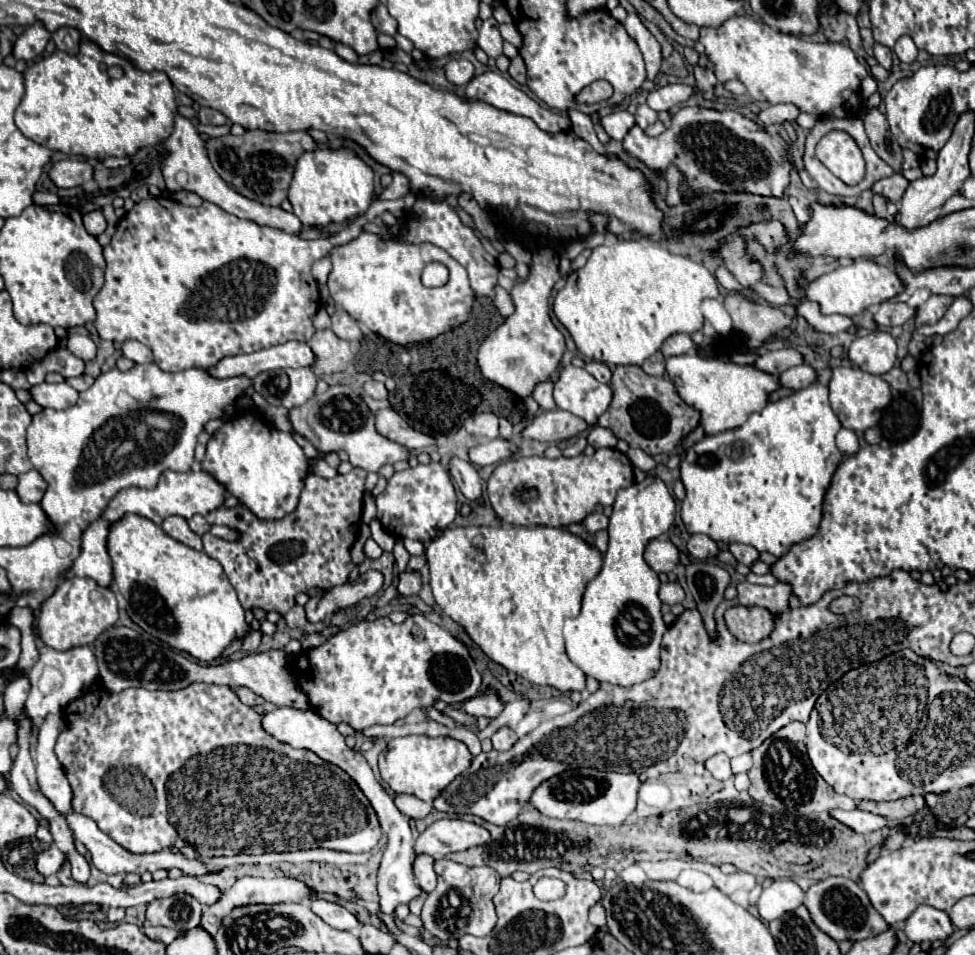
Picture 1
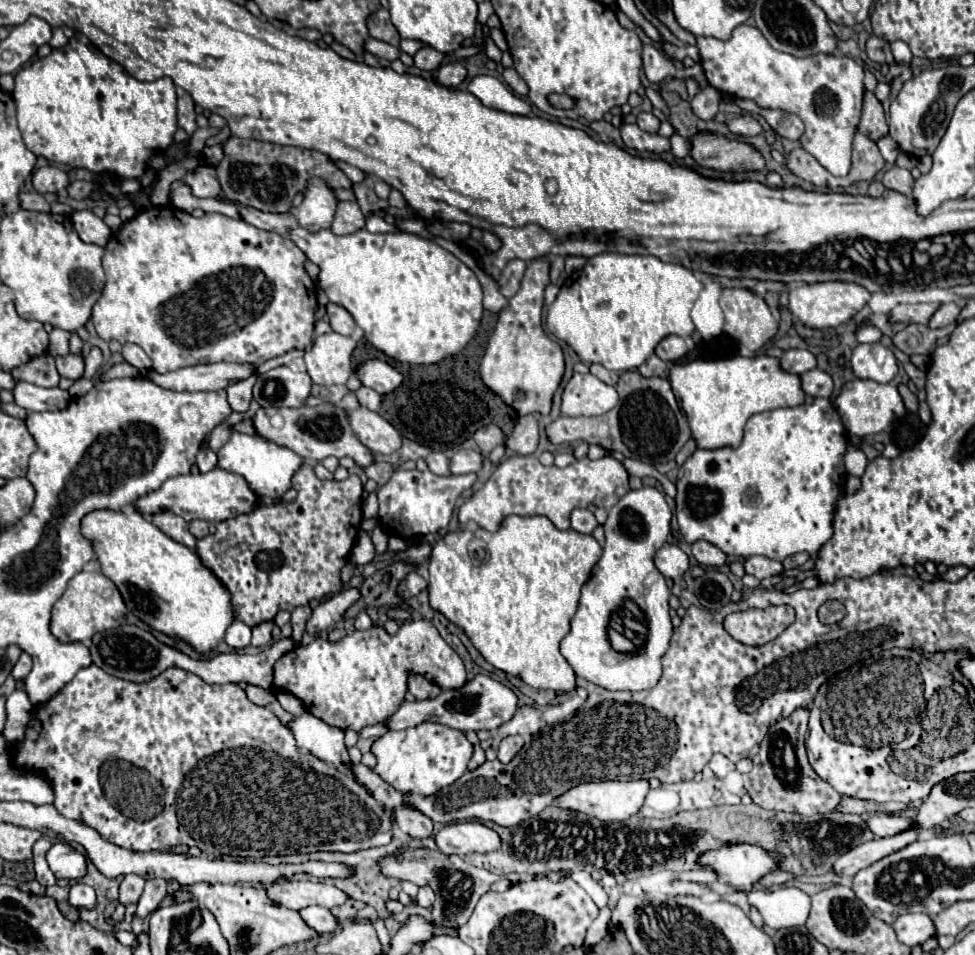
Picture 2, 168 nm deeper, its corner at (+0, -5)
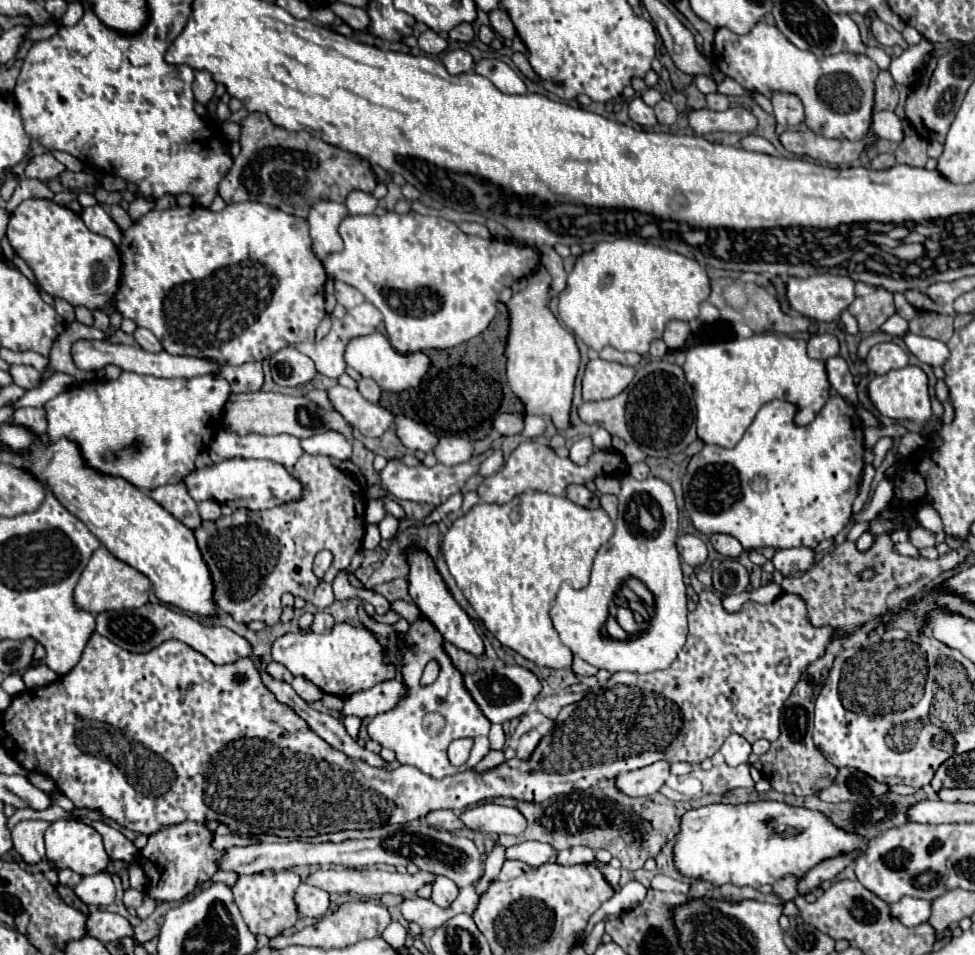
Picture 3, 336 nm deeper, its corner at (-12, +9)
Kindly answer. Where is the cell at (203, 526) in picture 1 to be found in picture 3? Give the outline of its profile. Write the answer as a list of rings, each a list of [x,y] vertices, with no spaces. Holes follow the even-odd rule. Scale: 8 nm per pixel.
[[[215,500],[201,502],[201,504],[199,504],[199,512],[201,512],[201,518],[203,518],[203,520],[217,520],[217,518],[221,516],[219,504],[217,504]]]

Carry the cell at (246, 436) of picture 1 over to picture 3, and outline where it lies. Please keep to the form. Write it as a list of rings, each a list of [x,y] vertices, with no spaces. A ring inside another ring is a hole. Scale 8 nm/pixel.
[[[217,432],[209,450],[213,450],[219,460],[225,458],[267,458],[273,460],[285,470],[291,470],[295,462],[301,458],[301,442],[291,434],[233,434],[233,432]]]

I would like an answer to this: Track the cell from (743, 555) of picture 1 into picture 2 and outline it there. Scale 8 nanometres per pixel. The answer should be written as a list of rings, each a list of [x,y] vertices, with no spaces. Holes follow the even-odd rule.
[[[749,556],[745,558],[745,572],[763,580],[763,578],[771,578],[771,576],[781,576],[785,572],[783,564],[765,556]]]

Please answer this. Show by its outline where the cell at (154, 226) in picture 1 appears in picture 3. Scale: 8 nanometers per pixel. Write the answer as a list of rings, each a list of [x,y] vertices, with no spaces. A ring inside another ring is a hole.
[[[237,202],[227,204],[221,212],[211,212],[205,206],[173,206],[169,210],[151,210],[139,220],[133,222],[131,228],[123,232],[121,244],[121,286],[113,296],[113,310],[121,312],[123,318],[133,320],[137,326],[153,330],[157,338],[161,338],[163,350],[173,356],[201,356],[227,364],[245,364],[253,360],[265,360],[273,356],[277,350],[285,346],[295,346],[305,340],[313,340],[319,322],[325,312],[325,268],[321,260],[311,250],[309,228],[303,218],[285,214],[281,210],[271,210],[261,202]]]

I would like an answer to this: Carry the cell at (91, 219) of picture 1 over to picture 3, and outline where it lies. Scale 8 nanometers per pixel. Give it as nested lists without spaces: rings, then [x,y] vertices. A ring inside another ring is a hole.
[[[101,204],[89,206],[89,208],[85,208],[85,210],[81,212],[81,216],[83,216],[85,226],[87,226],[91,232],[97,232],[97,234],[101,234],[101,236],[111,238],[119,250],[122,233],[121,230],[119,230],[119,226],[113,222],[113,218],[109,216],[109,212],[105,210],[105,206],[101,206]]]

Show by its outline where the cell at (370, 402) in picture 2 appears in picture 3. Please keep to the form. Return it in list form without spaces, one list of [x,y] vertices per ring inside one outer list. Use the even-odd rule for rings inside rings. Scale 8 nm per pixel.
[[[363,378],[363,380],[359,380],[359,392],[369,400],[369,402],[379,402],[379,398],[381,398],[381,386],[377,384],[377,382],[373,382],[373,378]]]

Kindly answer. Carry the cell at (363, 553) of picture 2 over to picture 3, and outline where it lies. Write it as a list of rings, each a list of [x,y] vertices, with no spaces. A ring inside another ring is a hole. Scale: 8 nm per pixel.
[[[367,524],[365,538],[363,538],[363,550],[373,550],[379,546],[379,542],[381,542],[381,536],[379,536],[377,524]]]

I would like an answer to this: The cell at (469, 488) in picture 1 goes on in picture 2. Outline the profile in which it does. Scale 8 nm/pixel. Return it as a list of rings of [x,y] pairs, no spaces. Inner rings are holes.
[[[431,452],[429,456],[425,456],[425,462],[433,474],[449,474],[449,460],[443,452]]]

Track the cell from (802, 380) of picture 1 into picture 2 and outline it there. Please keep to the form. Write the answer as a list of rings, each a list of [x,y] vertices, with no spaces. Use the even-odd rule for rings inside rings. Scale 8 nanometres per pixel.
[[[813,368],[805,374],[801,374],[801,380],[803,380],[803,390],[805,394],[813,396],[813,398],[831,398],[833,394],[833,380],[827,372],[819,370],[819,368]]]

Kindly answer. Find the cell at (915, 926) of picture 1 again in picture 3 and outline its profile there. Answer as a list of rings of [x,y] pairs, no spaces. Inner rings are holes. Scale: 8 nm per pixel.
[[[903,896],[899,902],[891,904],[891,914],[893,914],[897,920],[901,920],[905,926],[915,928],[915,926],[919,926],[919,924],[929,922],[931,902]]]

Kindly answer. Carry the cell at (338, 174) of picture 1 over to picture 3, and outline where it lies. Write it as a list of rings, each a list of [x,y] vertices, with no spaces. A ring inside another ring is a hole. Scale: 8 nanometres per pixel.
[[[319,198],[307,216],[309,234],[313,242],[313,254],[323,260],[331,252],[339,252],[343,242],[337,232],[339,222],[347,216],[347,208],[341,202]]]

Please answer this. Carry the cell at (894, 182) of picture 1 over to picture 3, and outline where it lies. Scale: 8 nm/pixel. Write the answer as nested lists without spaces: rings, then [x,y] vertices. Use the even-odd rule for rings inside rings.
[[[917,134],[905,136],[905,140],[895,150],[897,164],[907,164],[915,168],[923,168],[927,162],[927,140]]]

